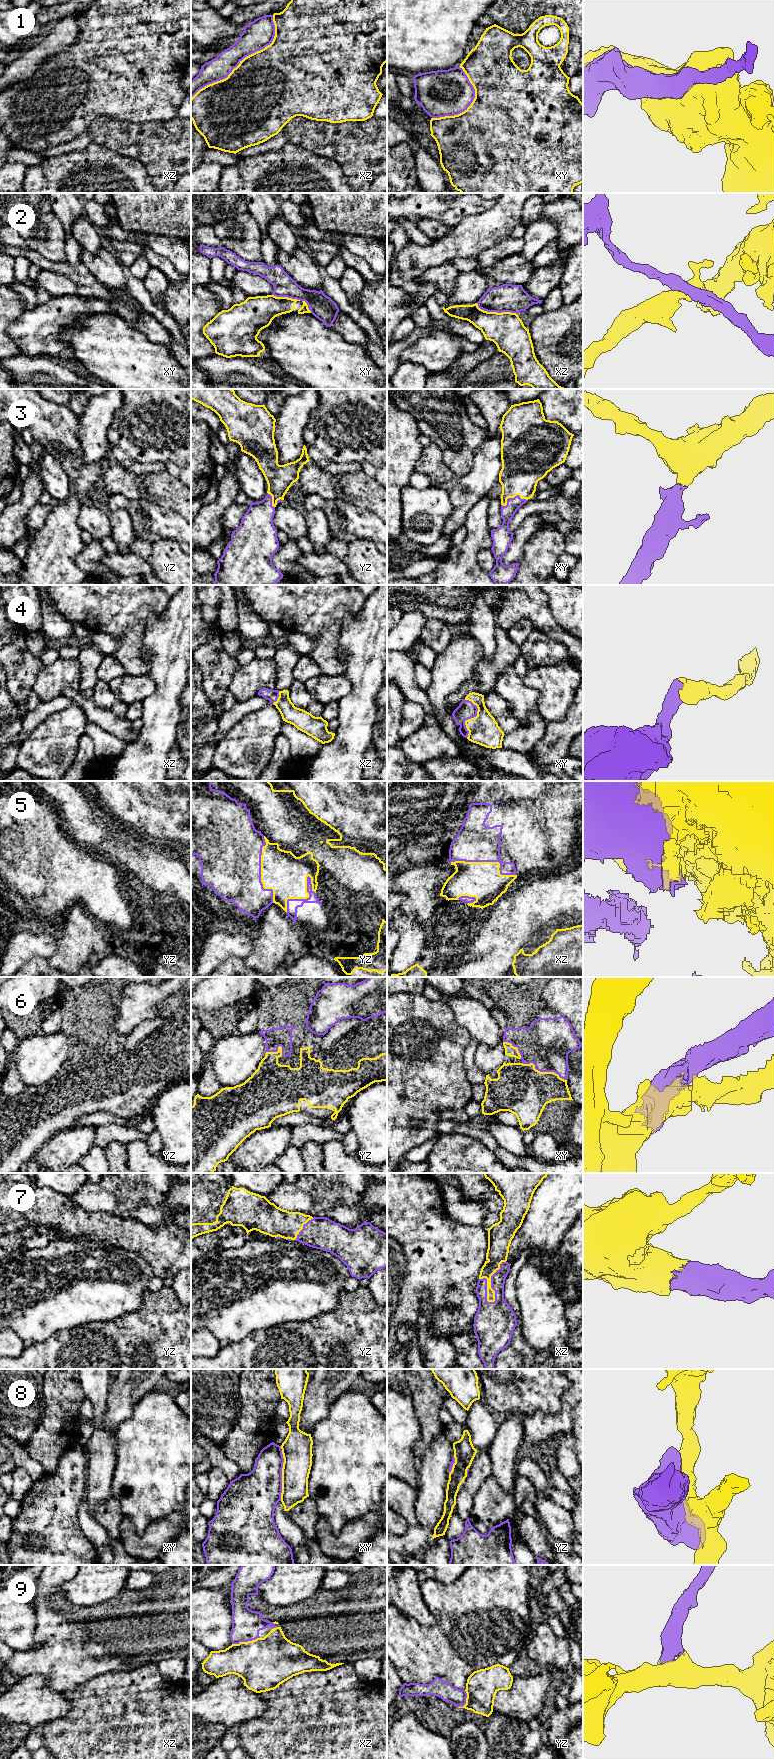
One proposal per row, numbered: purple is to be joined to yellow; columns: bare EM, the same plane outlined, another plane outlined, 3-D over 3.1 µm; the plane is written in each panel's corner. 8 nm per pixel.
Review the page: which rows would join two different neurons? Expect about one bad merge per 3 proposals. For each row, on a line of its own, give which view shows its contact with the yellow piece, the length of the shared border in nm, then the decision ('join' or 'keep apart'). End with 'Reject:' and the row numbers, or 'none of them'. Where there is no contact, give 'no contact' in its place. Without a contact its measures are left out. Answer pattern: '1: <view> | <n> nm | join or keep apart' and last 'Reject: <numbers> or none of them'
1: xz | 950 nm | keep apart
2: xz | 340 nm | keep apart
3: xy | 220 nm | join
4: xy | 320 nm | join
5: xz | 550 nm | keep apart
6: xy | 380 nm | keep apart
7: xz | 360 nm | join
8: xy | 400 nm | keep apart
9: xz | 220 nm | join
Reject: 1, 2, 5, 6, 8

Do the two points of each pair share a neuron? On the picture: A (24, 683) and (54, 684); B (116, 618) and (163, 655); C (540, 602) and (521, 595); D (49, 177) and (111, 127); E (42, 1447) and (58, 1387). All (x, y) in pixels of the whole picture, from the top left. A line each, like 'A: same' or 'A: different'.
A: different
B: different
C: same
D: different
E: same

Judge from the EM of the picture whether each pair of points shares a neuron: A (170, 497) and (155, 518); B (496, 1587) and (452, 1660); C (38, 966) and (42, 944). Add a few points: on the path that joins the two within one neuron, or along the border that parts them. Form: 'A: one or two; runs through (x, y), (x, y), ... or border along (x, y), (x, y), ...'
A: two; border along (141, 500), (156, 502), (175, 510), (180, 515)
B: one; runs through (473, 1599), (464, 1600), (447, 1617), (442, 1637)
C: two; border along (48, 959), (33, 957), (22, 966)

